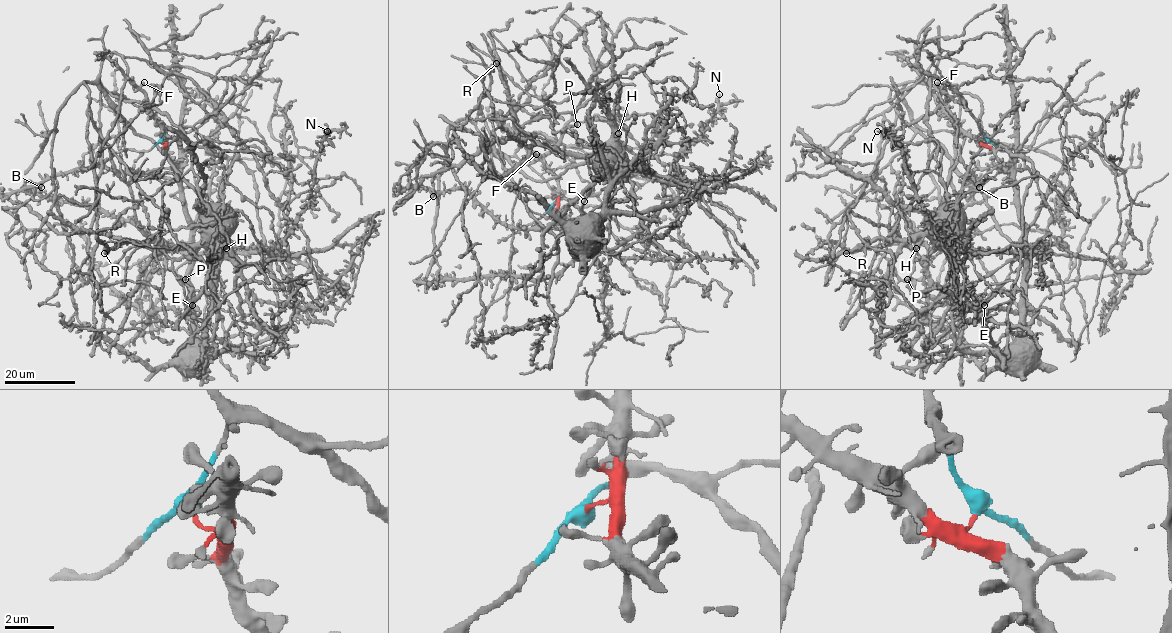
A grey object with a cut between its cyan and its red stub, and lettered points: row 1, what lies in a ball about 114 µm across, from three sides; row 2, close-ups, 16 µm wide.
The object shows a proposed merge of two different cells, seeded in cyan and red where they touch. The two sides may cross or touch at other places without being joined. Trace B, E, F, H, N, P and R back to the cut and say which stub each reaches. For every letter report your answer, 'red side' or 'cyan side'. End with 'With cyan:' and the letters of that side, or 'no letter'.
B: red side
E: cyan side
F: red side
H: cyan side
N: red side
P: cyan side
R: cyan side
With cyan: E, H, P, R

